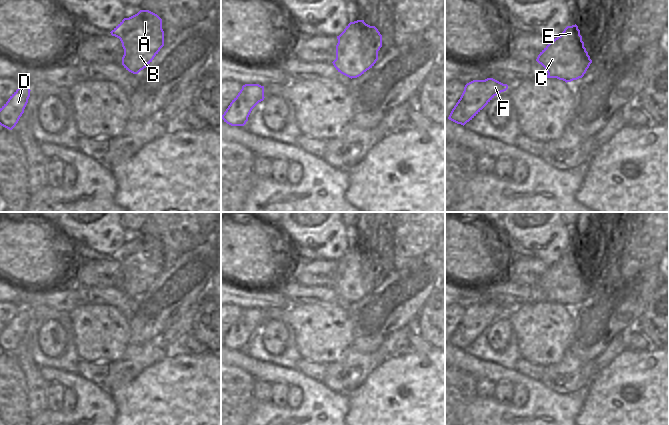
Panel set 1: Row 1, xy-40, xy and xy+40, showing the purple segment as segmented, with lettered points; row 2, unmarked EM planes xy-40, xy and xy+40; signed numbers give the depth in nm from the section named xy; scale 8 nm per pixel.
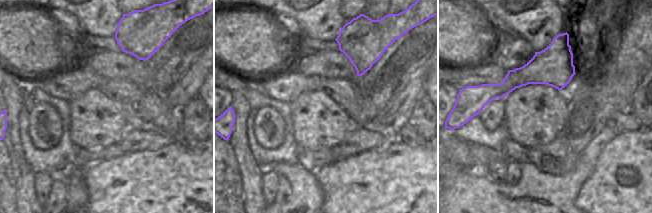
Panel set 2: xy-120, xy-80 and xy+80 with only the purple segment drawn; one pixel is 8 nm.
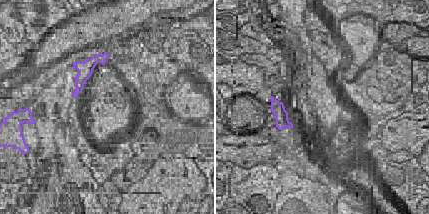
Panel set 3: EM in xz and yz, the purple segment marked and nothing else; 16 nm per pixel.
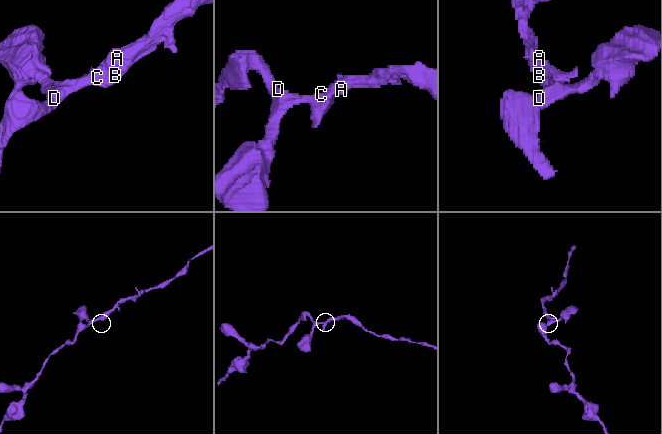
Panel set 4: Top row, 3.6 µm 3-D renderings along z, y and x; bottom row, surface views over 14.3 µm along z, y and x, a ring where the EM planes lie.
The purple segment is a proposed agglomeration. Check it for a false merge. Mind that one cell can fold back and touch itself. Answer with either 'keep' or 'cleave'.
keep

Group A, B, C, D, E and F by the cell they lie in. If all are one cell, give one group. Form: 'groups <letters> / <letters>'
groups A B C D E F

